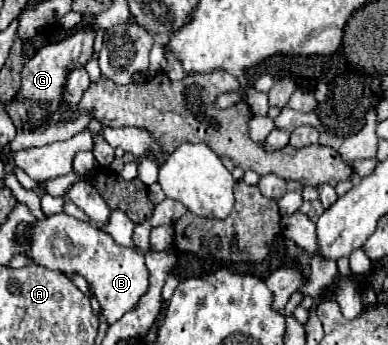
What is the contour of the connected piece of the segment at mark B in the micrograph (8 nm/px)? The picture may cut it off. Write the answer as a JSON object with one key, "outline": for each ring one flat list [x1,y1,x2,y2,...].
{"outline":[[60,212,46,220,38,220,30,234,34,240,28,252,32,262,50,270,60,270,66,276,72,276,74,272,82,274,92,284,94,296,98,298,108,324,114,324,124,316,124,312,132,310,140,302,140,296,148,290,148,270,144,256,134,248,118,246,110,234,88,222]]}

